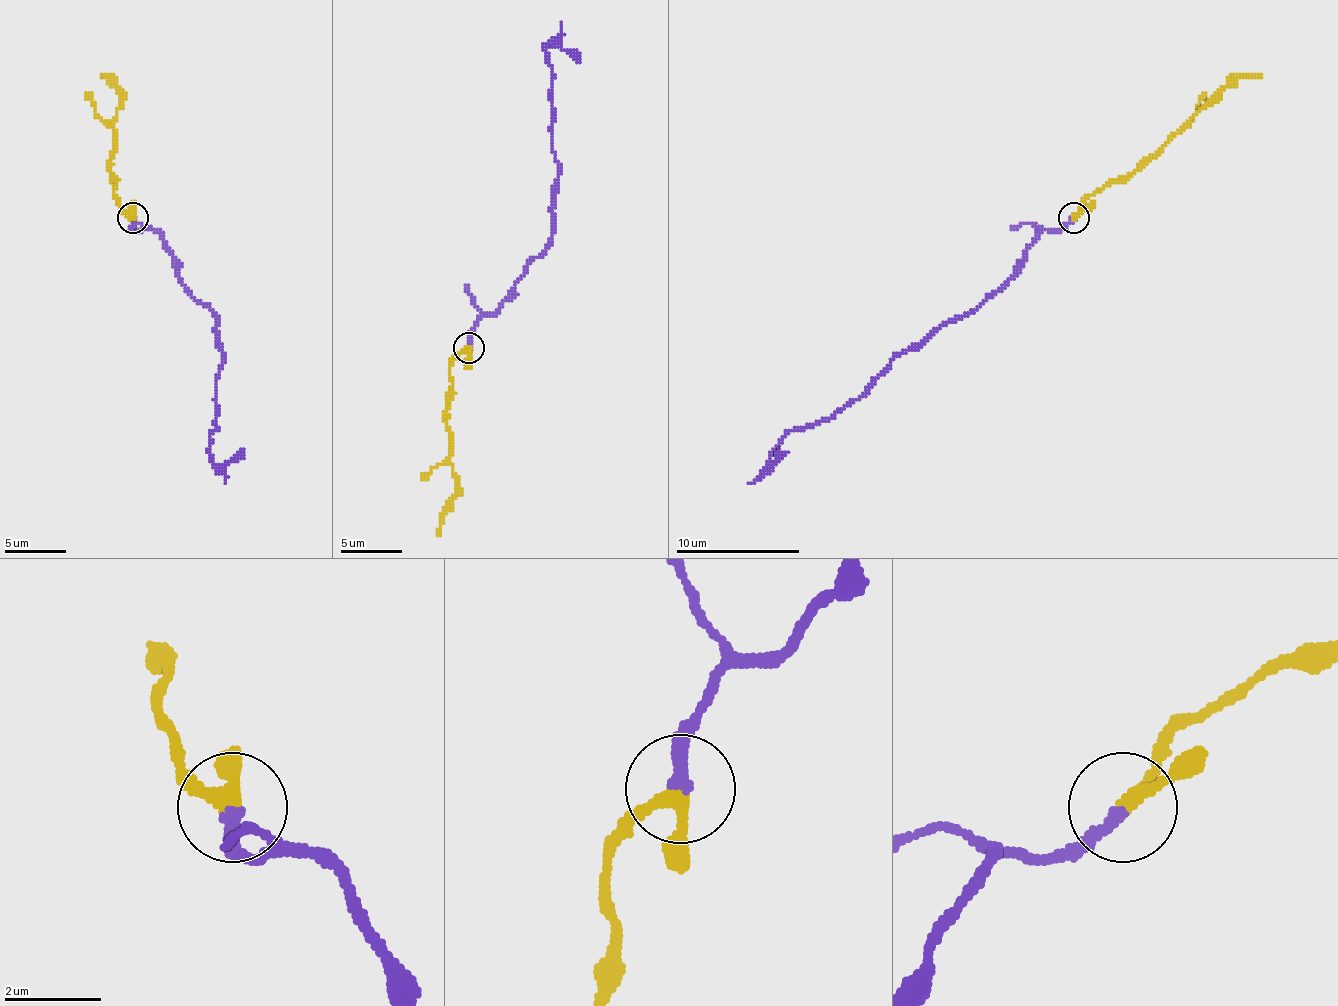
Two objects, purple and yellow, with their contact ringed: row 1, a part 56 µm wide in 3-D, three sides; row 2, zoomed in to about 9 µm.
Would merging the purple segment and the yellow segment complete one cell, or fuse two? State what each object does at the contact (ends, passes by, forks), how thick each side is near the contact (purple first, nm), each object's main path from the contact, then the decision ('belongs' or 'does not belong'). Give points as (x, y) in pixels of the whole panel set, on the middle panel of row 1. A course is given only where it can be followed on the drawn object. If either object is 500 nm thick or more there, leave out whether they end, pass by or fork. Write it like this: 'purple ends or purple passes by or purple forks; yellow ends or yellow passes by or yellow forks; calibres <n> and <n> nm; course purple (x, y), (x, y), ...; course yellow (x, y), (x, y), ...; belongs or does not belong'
purple ends; yellow passes by; calibres 240 and 260 nm; course purple (468, 347), (474, 325), (508, 297), (552, 235), (558, 176), (545, 46), (558, 43), (579, 62); course yellow (468, 347), (449, 365), (453, 399), (446, 415), (456, 495), (440, 514), (437, 535); belongs

